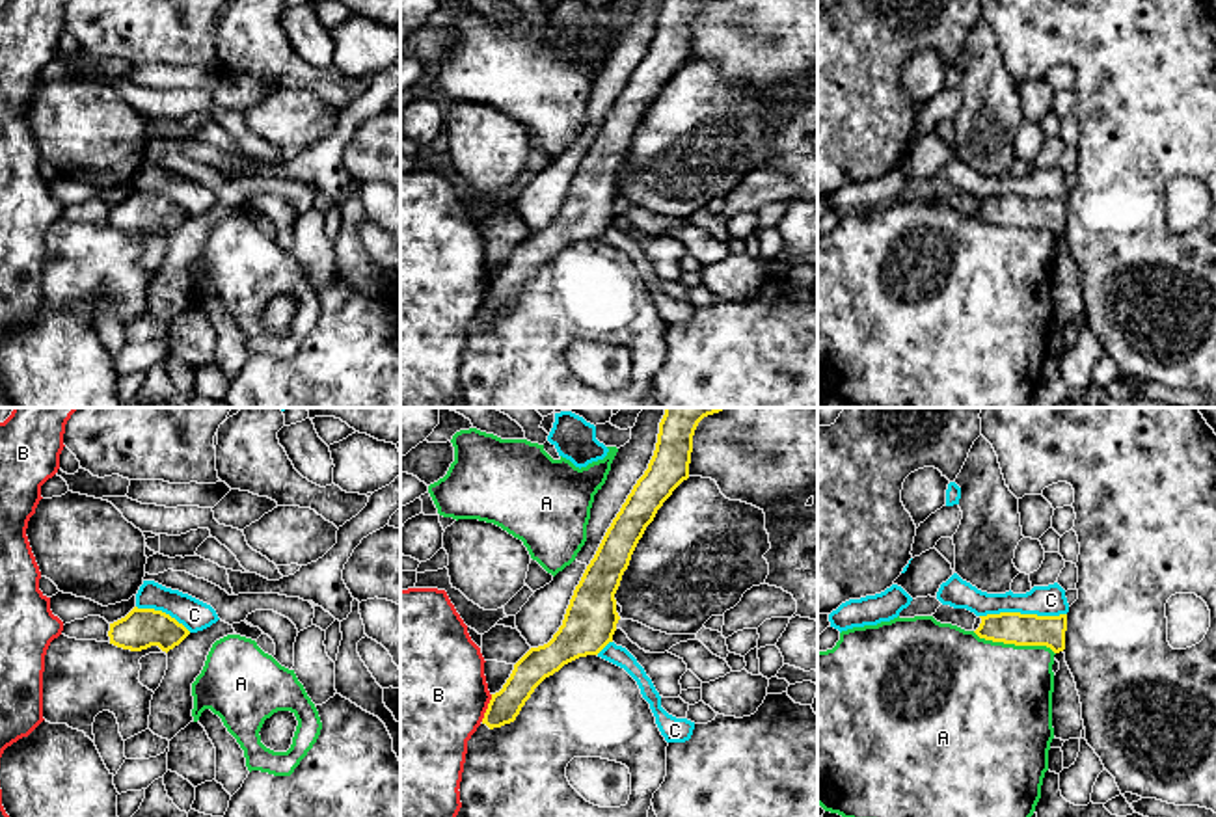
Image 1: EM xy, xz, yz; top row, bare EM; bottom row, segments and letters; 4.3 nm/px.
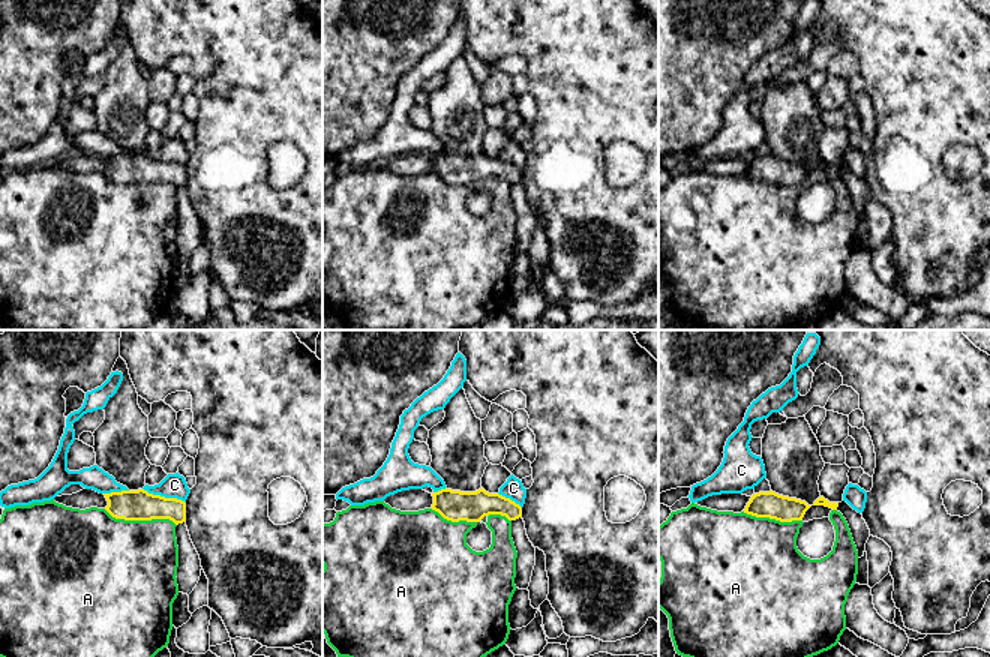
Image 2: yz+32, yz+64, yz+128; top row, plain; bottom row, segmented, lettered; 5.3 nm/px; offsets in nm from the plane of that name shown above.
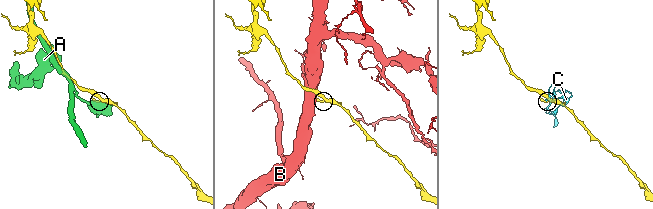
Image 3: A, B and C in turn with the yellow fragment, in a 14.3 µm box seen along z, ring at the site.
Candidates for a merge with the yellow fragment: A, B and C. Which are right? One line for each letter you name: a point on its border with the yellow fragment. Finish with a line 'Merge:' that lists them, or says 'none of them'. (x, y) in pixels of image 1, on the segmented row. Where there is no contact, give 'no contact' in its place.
Merge: none of them

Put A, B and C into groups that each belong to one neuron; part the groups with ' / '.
A / B / C

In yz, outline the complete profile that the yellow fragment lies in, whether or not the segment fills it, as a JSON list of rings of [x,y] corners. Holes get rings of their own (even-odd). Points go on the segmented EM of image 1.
[[[1000,612],[980,618],[981,623],[974,631],[980,638],[1015,646],[1047,646],[1054,653],[1065,650],[1067,614]]]

